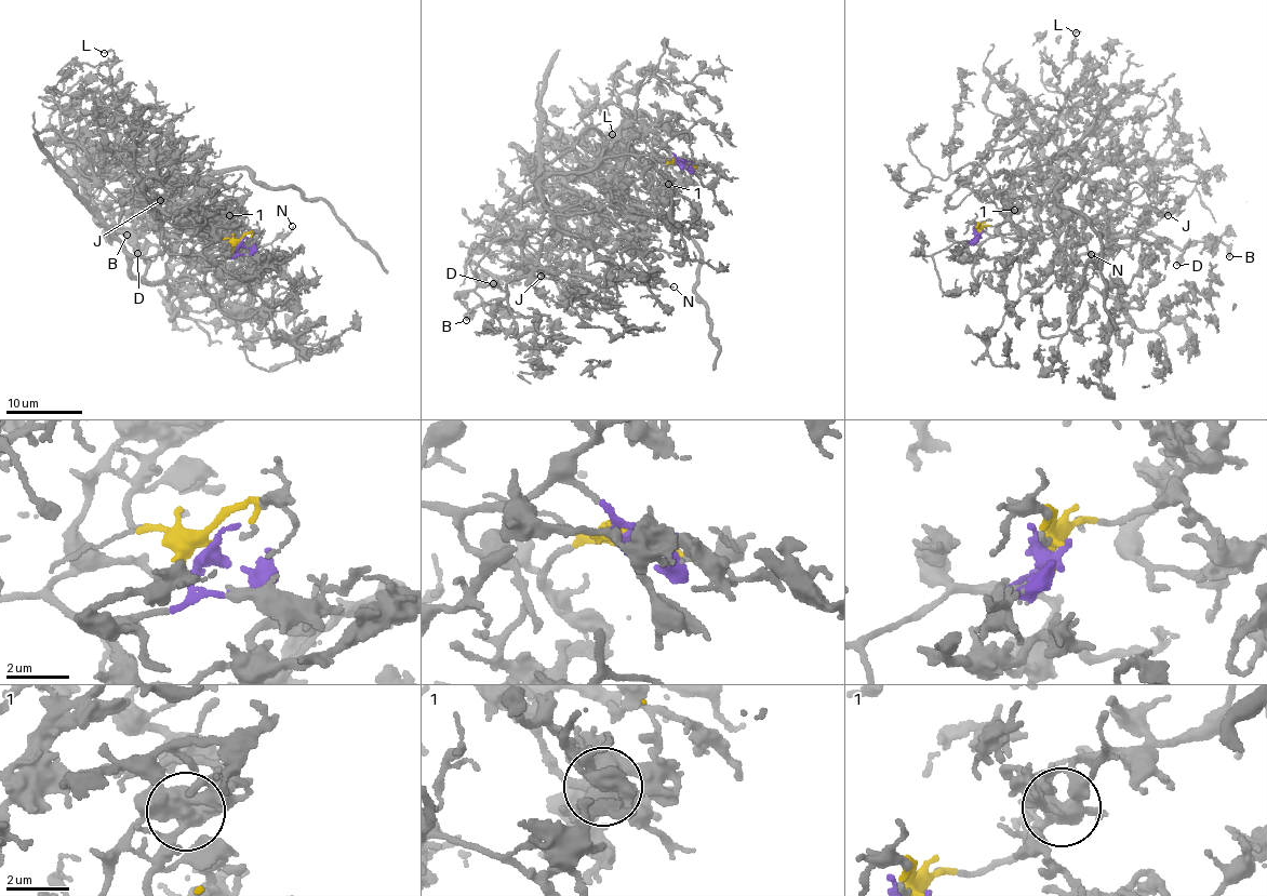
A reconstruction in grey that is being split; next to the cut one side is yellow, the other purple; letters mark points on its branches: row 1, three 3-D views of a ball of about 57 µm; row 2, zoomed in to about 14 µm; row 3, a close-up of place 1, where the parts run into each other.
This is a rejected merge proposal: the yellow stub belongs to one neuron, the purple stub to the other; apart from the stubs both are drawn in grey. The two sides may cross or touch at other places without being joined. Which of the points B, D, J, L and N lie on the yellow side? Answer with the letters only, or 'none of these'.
L, N

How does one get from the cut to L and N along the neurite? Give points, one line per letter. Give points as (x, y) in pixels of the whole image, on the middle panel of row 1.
L: (681, 165), (662, 169), (675, 189), (636, 217), (587, 155), (588, 132), (612, 134)
N: (681, 165), (659, 171), (675, 189), (655, 211), (602, 221), (588, 206), (637, 246), (636, 282), (674, 286)

